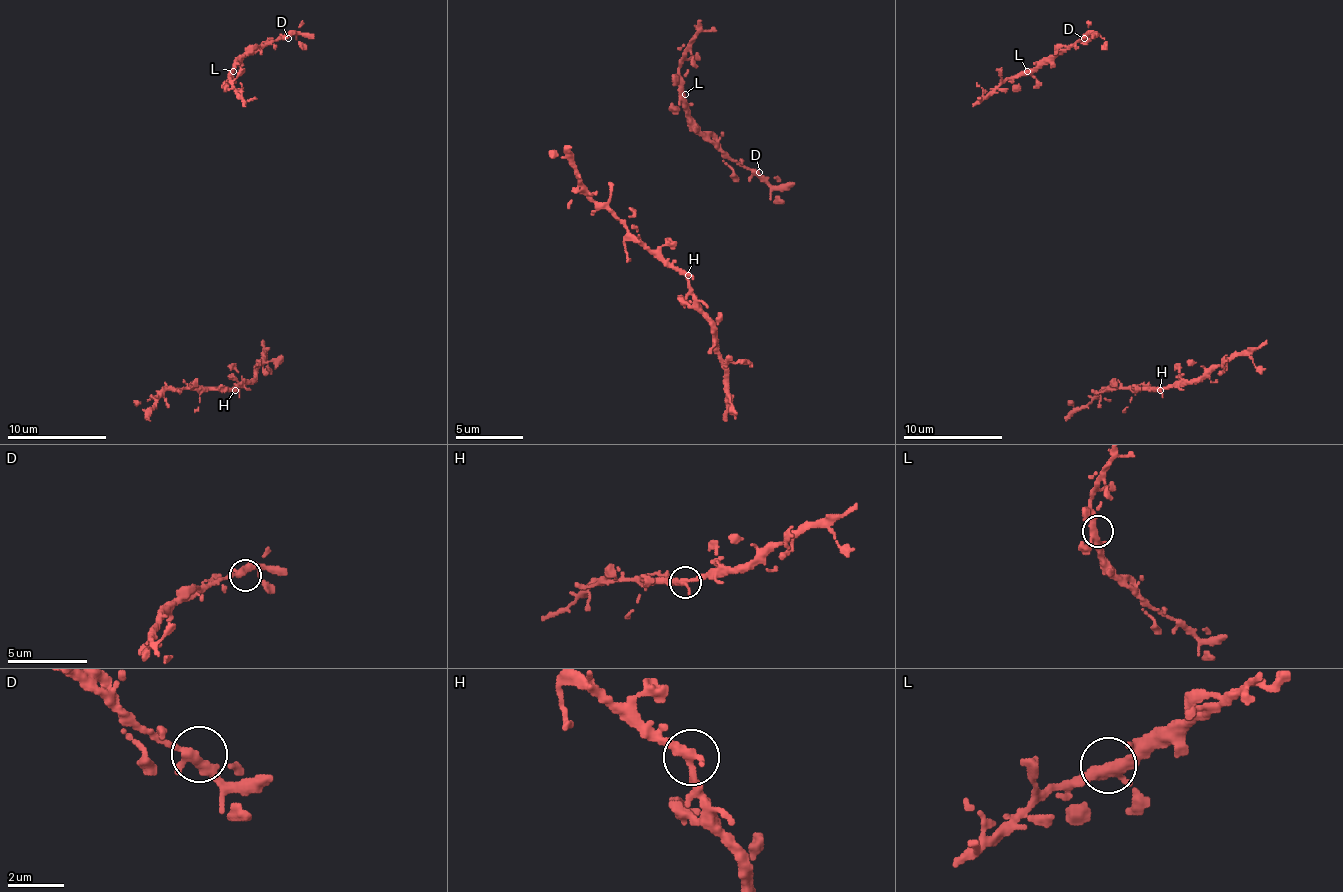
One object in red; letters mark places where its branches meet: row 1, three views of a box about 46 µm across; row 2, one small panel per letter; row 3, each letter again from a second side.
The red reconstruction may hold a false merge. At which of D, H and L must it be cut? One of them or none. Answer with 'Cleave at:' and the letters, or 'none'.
Cleave at: none

